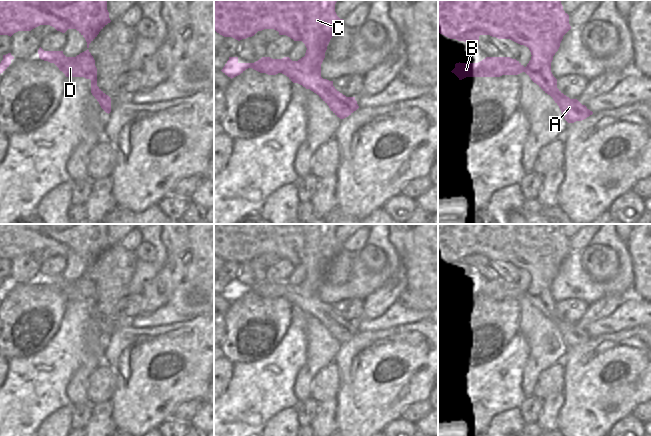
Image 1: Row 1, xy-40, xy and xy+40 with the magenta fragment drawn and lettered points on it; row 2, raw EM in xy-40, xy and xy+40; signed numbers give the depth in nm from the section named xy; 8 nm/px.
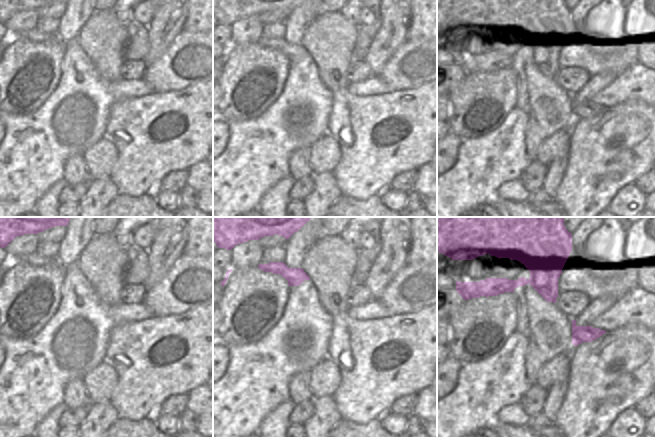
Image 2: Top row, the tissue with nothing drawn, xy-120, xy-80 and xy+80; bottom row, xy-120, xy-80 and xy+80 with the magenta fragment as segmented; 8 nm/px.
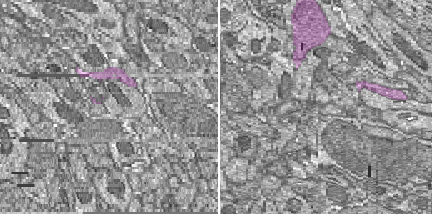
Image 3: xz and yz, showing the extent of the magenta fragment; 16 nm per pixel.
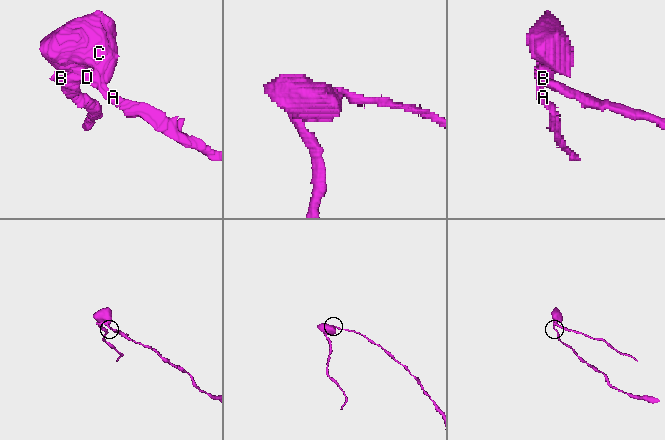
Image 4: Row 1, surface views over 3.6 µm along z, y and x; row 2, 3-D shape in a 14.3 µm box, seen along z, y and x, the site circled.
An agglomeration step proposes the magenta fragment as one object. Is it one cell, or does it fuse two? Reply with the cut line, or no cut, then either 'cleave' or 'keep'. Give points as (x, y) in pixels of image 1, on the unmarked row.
cut xy+40 (531, 280), (533, 293), (538, 294), (549, 306), (556, 307); cleave

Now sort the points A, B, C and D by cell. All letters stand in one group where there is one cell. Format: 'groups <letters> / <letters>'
groups A B D / C

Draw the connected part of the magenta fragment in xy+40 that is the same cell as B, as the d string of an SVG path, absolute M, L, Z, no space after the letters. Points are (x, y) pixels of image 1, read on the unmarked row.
M486 281L478 287L456 287L451 295L459 304L466 301L500 301L502 299L518 299L525 296L545 317L550 319L559 330L565 344L568 347L582 345L593 338L585 329L577 323L570 323L558 312L557 307L546 305L540 295L533 294L533 281L524 291L516 283L510 281Z

